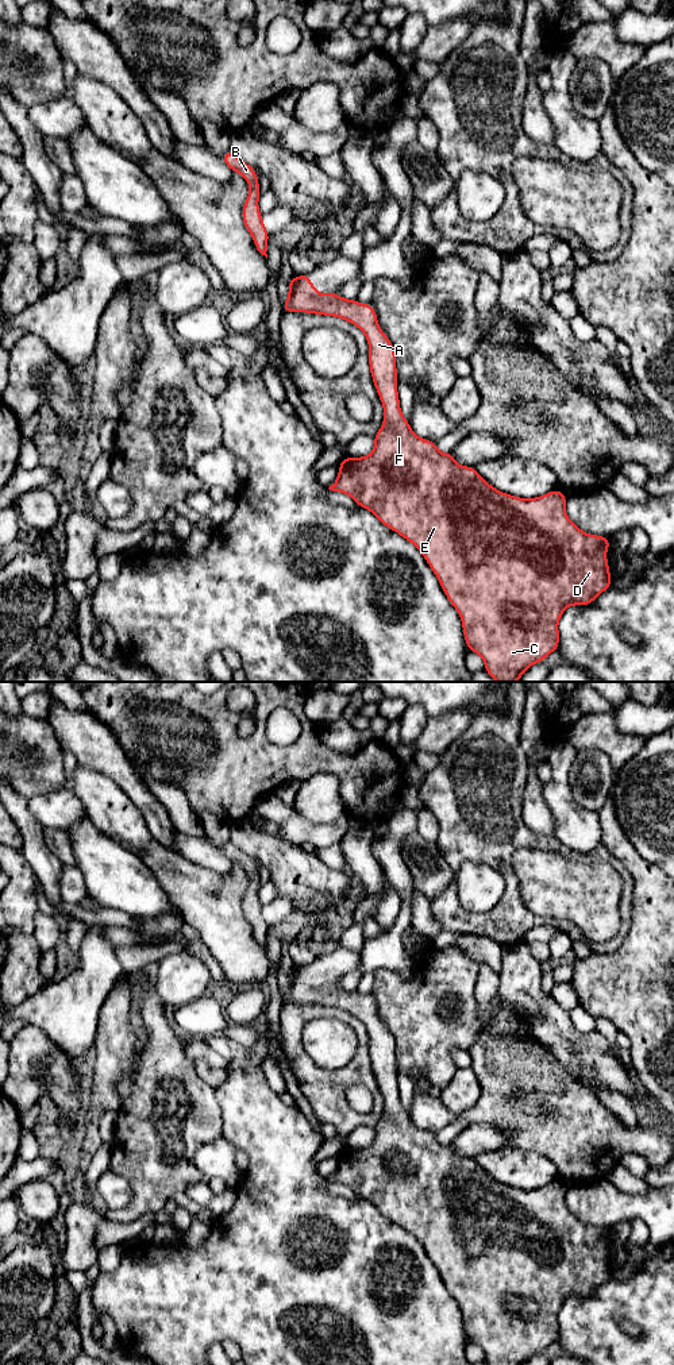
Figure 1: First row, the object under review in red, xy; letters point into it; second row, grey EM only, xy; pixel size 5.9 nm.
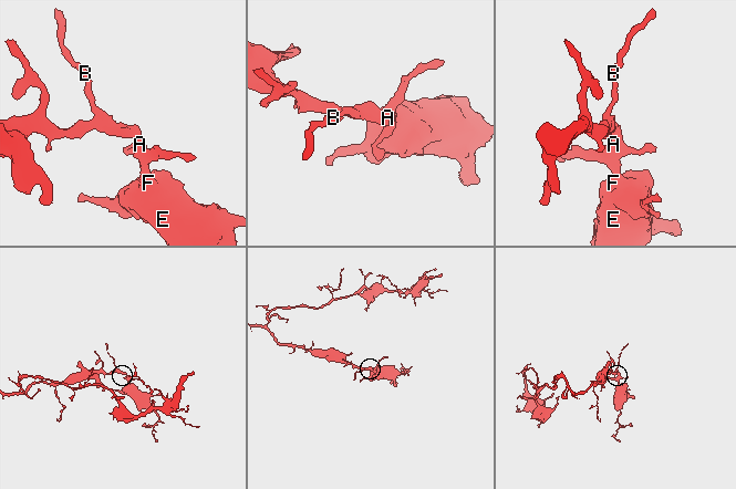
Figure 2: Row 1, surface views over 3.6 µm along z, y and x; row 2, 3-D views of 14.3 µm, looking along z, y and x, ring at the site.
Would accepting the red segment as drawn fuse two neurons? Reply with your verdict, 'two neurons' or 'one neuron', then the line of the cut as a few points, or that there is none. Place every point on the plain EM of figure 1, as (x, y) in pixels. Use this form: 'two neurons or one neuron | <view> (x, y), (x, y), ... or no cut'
one neuron | no cut

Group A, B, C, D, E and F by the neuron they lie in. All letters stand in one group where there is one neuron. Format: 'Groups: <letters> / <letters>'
Groups: A B C D E F

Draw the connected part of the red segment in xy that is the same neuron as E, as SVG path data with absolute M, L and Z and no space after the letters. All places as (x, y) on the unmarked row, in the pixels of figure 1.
M294 967L282 1003L335 1007L358 1018L367 1029L370 1065L384 1098L384 1115L374 1126L374 1141L363 1149L346 1148L339 1154L336 1172L328 1179L350 1187L370 1202L386 1219L411 1233L424 1248L440 1273L446 1288L462 1311L467 1342L478 1345L486 1365L524 1365L559 1339L558 1314L571 1296L588 1297L612 1277L606 1241L611 1229L589 1226L573 1215L565 1202L567 1187L559 1180L538 1189L519 1189L498 1183L471 1157L459 1157L452 1142L442 1145L435 1133L413 1125L400 1100L396 1042L381 1022L371 995L346 991L338 984L320 986L311 967Z

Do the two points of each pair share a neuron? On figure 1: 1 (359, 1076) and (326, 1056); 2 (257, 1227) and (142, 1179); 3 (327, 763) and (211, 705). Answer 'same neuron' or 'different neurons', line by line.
1: different neurons
2: different neurons
3: same neuron

